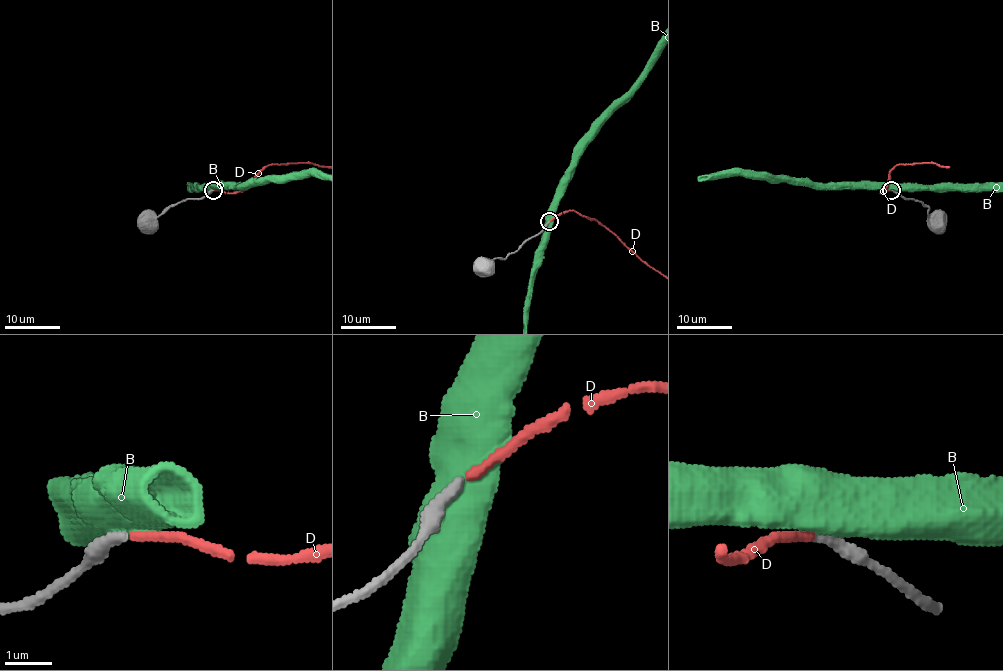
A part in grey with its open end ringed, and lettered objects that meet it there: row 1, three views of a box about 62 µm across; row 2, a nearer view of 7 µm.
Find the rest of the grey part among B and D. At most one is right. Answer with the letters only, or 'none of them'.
D

